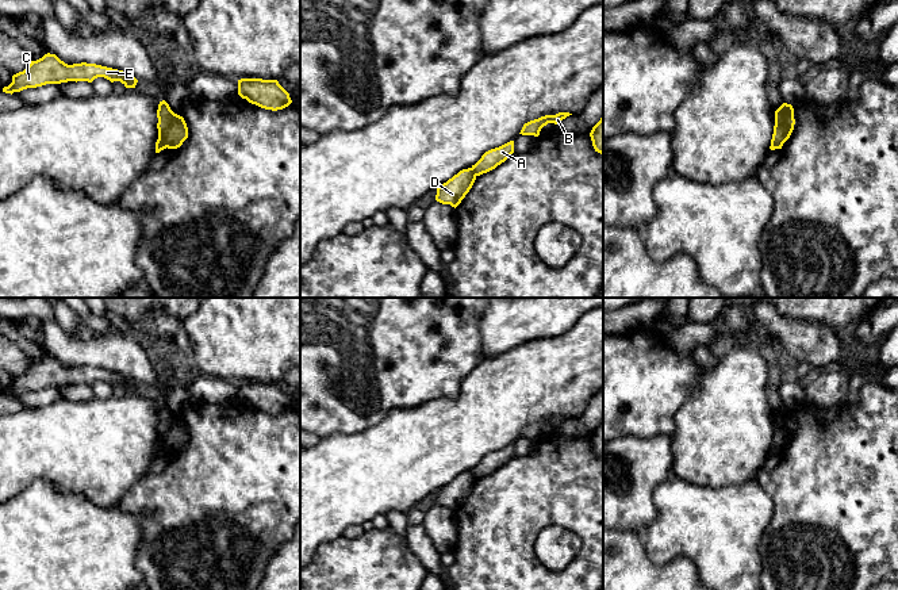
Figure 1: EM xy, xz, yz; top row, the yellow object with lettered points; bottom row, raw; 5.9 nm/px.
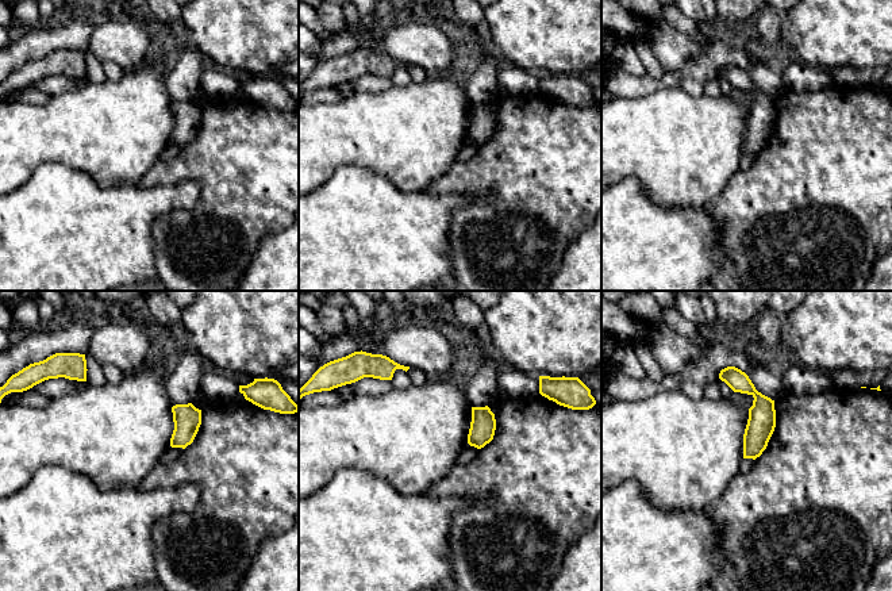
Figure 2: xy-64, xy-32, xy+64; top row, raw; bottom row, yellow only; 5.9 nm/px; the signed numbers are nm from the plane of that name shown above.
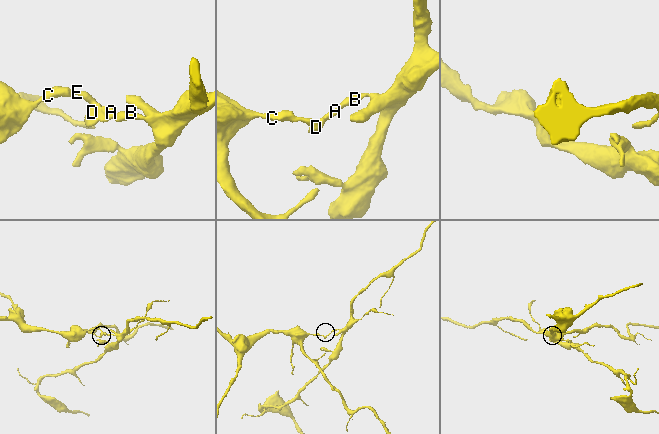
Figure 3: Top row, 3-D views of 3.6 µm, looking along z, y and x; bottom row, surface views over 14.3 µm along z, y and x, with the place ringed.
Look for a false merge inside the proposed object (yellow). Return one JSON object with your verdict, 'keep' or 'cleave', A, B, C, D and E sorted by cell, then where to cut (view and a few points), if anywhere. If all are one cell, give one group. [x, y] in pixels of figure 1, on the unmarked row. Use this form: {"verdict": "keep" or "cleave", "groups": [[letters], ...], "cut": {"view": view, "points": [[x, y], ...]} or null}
{"verdict": "cleave", "groups": [["A", "B"], ["C", "D", "E"]], "cut": {"view": "xy", "points": [[175, 417], [167, 435], [165, 449]]}}

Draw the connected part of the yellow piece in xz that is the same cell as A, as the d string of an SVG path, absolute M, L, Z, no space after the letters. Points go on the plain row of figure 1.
M510 444L499 451L486 455L481 461L472 468L472 475L476 479L487 476L504 466L514 456L514 444Z

